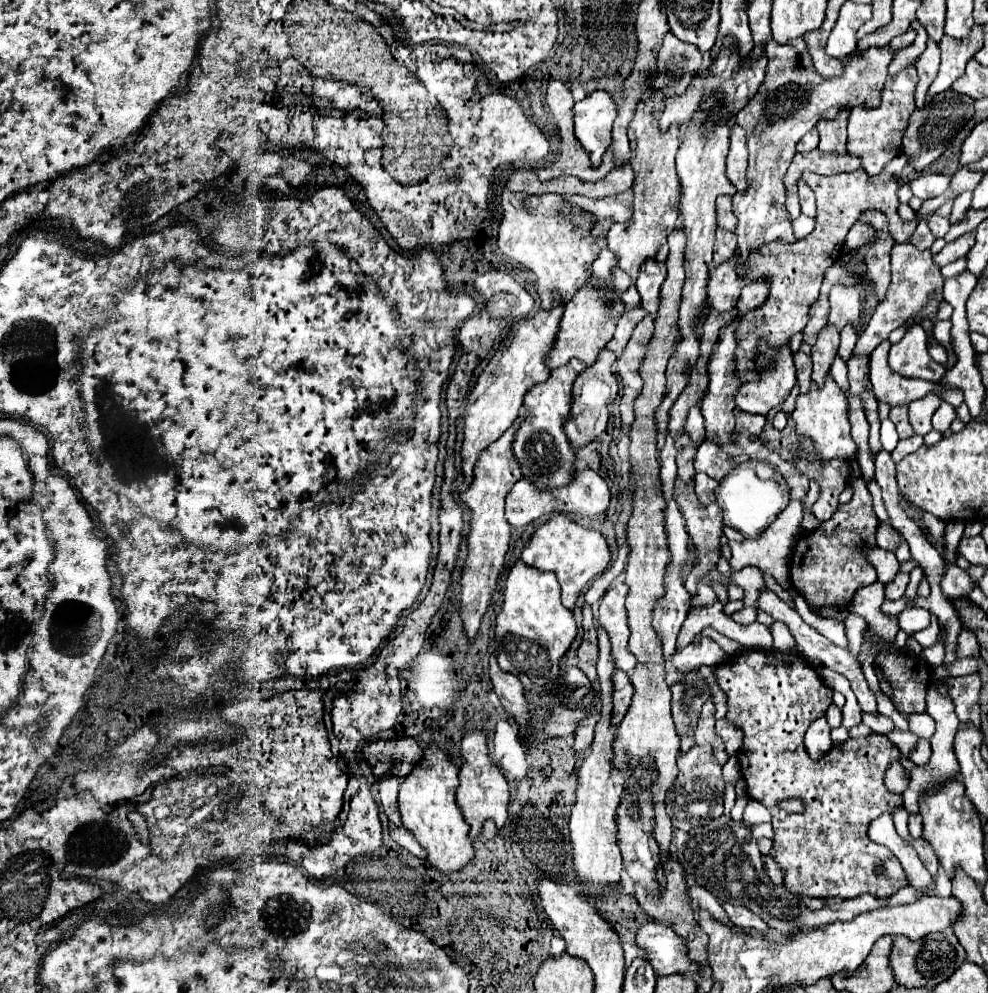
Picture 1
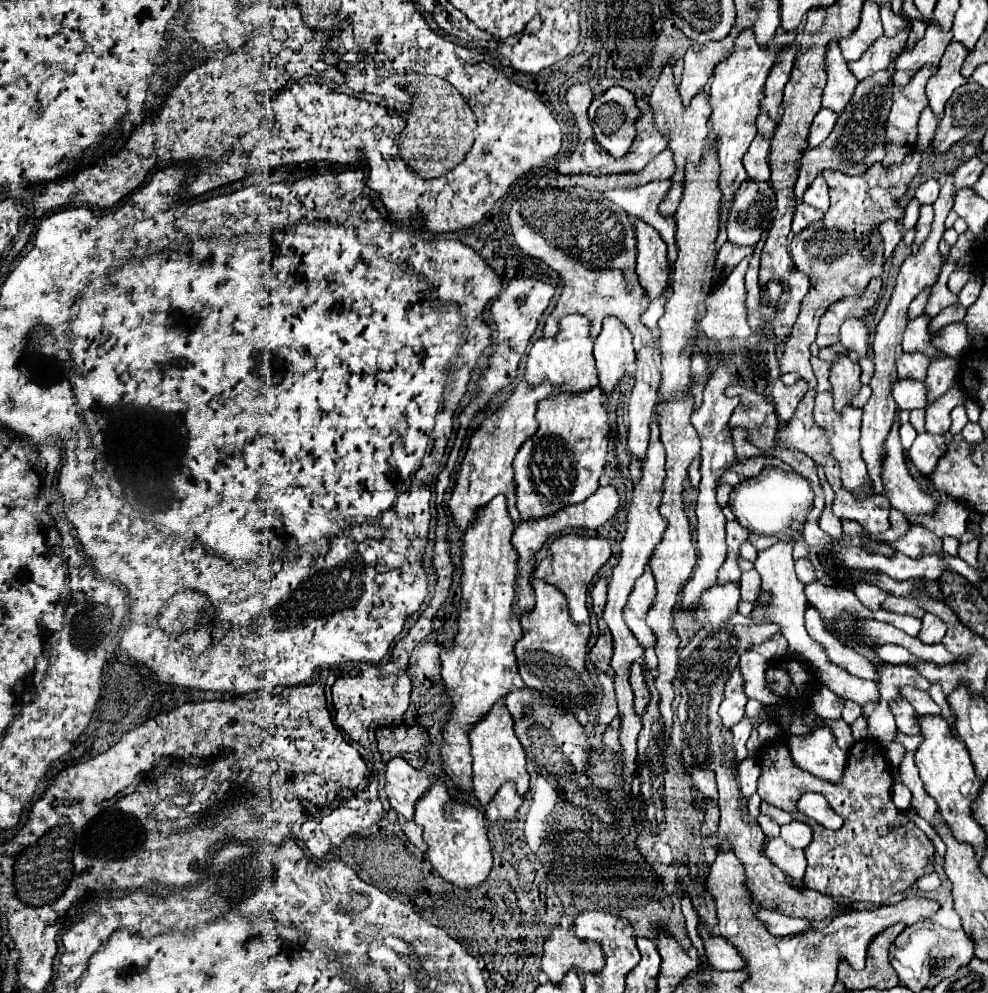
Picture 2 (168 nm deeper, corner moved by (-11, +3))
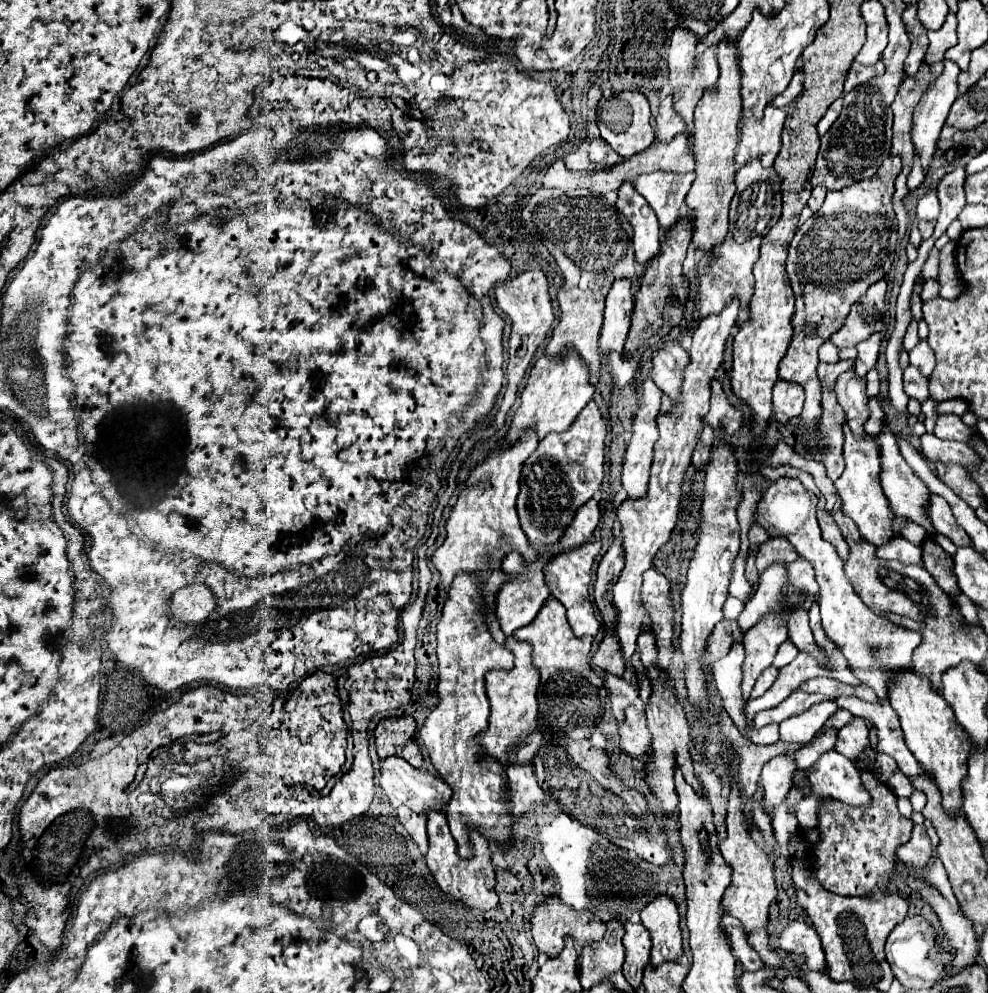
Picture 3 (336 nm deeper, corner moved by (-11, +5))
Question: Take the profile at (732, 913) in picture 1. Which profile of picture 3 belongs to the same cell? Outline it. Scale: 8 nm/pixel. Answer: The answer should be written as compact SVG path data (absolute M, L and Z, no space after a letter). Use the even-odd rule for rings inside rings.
M790 921L778 931L780 949L786 953L806 955L806 965L812 971L820 971L824 967L824 951L820 945L820 937L816 929L802 921Z

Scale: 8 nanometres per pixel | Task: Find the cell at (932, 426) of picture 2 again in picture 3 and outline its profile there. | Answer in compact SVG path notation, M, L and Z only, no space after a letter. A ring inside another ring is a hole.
M940 415L934 425L934 435L966 443L970 439L970 427L966 427L958 415Z

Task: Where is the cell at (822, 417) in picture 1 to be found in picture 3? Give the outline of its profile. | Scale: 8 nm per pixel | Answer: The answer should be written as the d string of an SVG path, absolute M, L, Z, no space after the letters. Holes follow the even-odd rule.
M842 425L844 429L844 461L846 461L846 469L842 473L842 477L838 477L834 481L836 491L840 495L840 499L844 501L842 511L858 525L862 537L866 541L870 541L872 545L884 545L886 541L890 541L892 535L892 519L894 513L888 507L888 501L880 489L880 479L878 479L878 471L880 471L880 453L878 453L878 445L876 441L866 435L864 439L856 439L852 435L852 431L848 429L848 425Z

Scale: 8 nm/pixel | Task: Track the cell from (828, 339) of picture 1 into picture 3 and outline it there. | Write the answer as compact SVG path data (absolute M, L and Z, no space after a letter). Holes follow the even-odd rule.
M854 369L840 375L836 383L836 395L838 403L846 413L846 421L852 429L852 433L858 437L864 437L864 421L868 419L868 395L866 395L866 381L854 375Z

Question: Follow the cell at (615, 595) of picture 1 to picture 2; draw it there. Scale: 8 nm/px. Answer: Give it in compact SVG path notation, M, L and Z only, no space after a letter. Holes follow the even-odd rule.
M646 569L642 577L638 577L632 595L628 599L628 605L624 607L624 619L626 625L630 627L630 631L636 635L636 639L644 645L644 661L648 665L650 671L656 671L658 661L656 661L656 653L654 653L654 645L656 645L656 637L652 633L652 629L646 625L646 613L652 607L652 601L656 597L656 583L652 573Z

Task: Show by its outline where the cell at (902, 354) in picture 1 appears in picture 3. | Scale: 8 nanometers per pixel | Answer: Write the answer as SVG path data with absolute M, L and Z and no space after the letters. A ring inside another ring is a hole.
M914 365L904 369L904 391L908 397L918 399L920 403L928 399L928 379Z

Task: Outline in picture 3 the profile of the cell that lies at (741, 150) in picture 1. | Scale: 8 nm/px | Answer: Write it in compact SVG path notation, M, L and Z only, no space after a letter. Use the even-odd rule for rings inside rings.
M766 105L764 117L754 119L748 117L742 125L742 141L740 149L746 155L746 161L760 159L764 167L772 167L774 159L780 151L780 133L786 119L786 109L776 109Z

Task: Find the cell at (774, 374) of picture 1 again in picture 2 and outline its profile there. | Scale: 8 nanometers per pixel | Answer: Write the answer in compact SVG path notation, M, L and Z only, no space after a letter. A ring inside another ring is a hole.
M778 378L772 385L772 397L774 397L774 405L776 405L776 415L782 421L790 421L798 403L802 401L802 397L806 395L806 381L800 379L792 386L786 386Z

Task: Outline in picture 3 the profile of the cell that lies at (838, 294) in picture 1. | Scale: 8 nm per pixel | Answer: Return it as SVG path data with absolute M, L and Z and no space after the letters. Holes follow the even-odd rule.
M874 333L872 337L868 337L866 341L860 341L860 345L856 345L858 359L854 363L854 369L856 369L856 375L858 377L864 377L868 373L868 369L876 365L880 341L882 341L882 335L880 333Z

